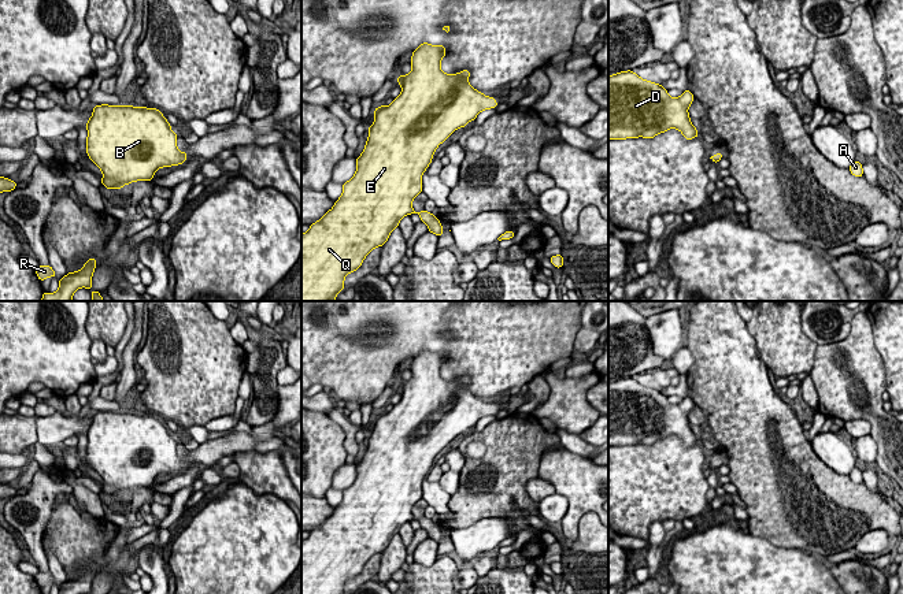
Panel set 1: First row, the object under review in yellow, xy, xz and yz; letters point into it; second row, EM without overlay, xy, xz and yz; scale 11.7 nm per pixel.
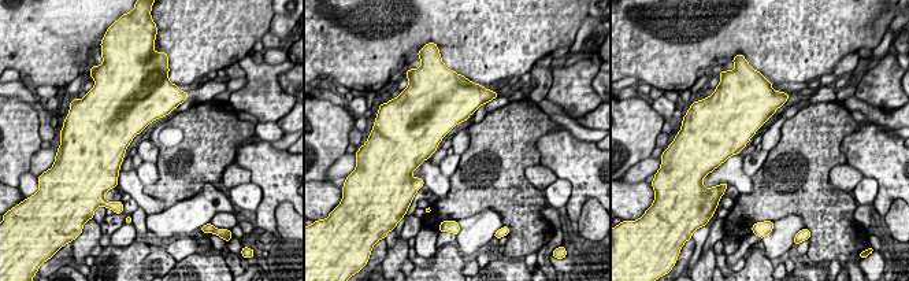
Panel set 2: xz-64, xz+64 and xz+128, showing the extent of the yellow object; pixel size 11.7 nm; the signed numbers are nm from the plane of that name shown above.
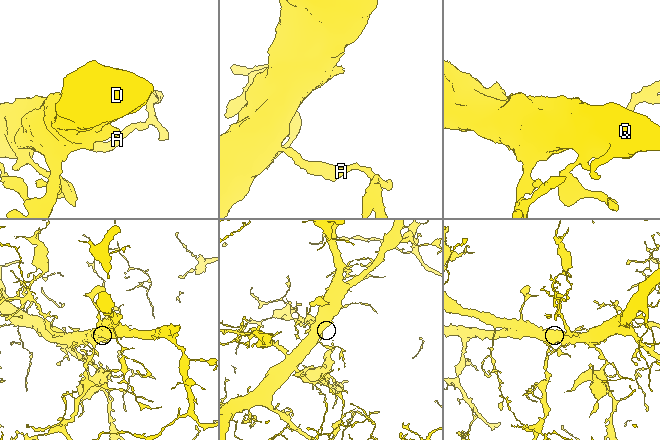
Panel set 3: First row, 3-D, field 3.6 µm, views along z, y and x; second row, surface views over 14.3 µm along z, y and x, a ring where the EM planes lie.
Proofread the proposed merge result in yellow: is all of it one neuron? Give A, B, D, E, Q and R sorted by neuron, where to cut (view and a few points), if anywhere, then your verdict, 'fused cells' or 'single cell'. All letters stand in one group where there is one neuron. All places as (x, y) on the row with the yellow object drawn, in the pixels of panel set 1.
groups A B D E Q R; cut none; single cell

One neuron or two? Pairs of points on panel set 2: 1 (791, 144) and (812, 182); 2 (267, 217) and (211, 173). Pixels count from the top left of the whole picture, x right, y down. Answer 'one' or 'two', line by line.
1: one
2: two

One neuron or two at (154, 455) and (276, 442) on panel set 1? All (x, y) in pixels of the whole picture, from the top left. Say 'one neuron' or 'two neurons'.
two neurons

